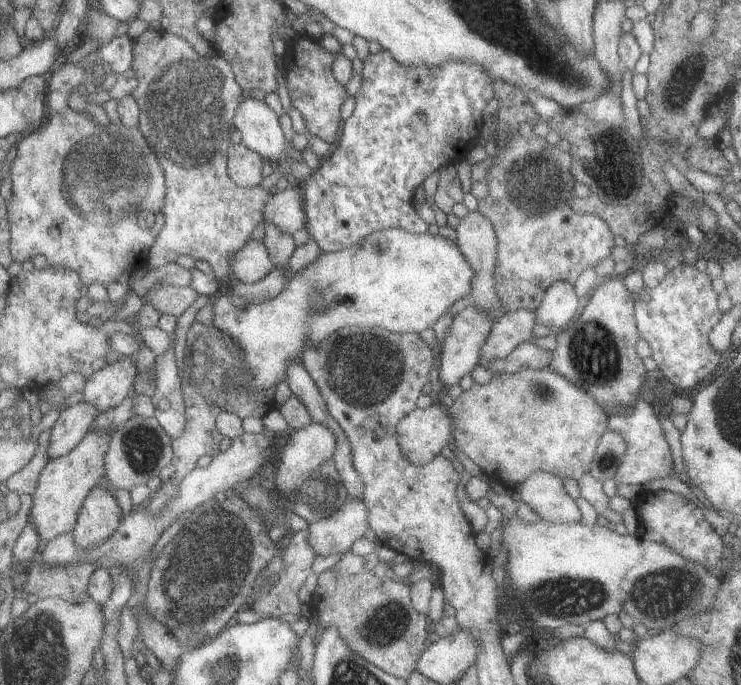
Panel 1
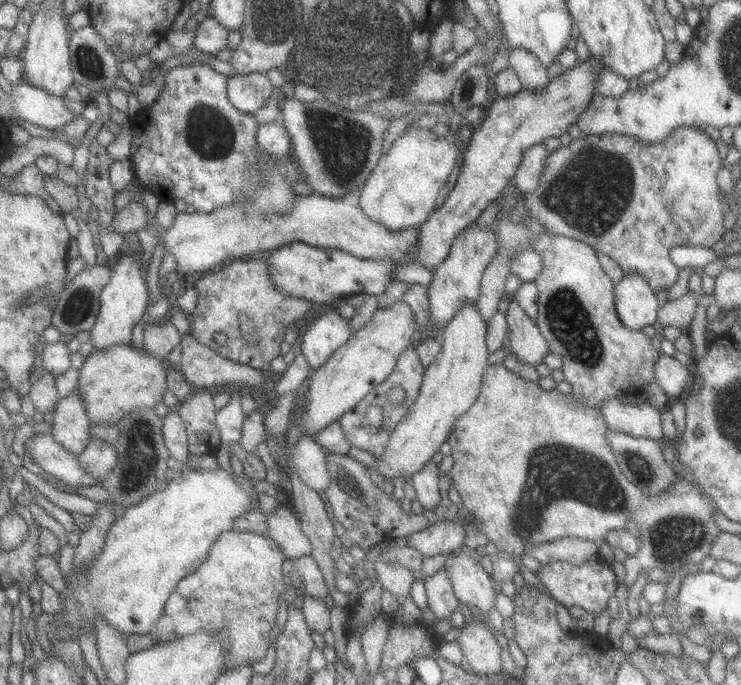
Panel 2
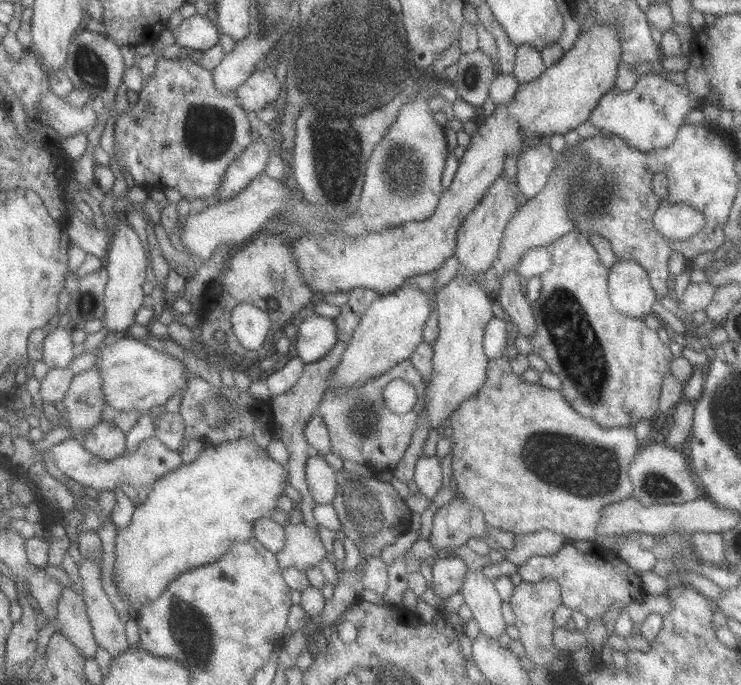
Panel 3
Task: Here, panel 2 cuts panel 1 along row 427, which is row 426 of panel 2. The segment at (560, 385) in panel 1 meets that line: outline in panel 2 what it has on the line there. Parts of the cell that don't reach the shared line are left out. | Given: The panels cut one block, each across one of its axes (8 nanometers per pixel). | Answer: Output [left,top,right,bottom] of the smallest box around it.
[447,363,722,588]

